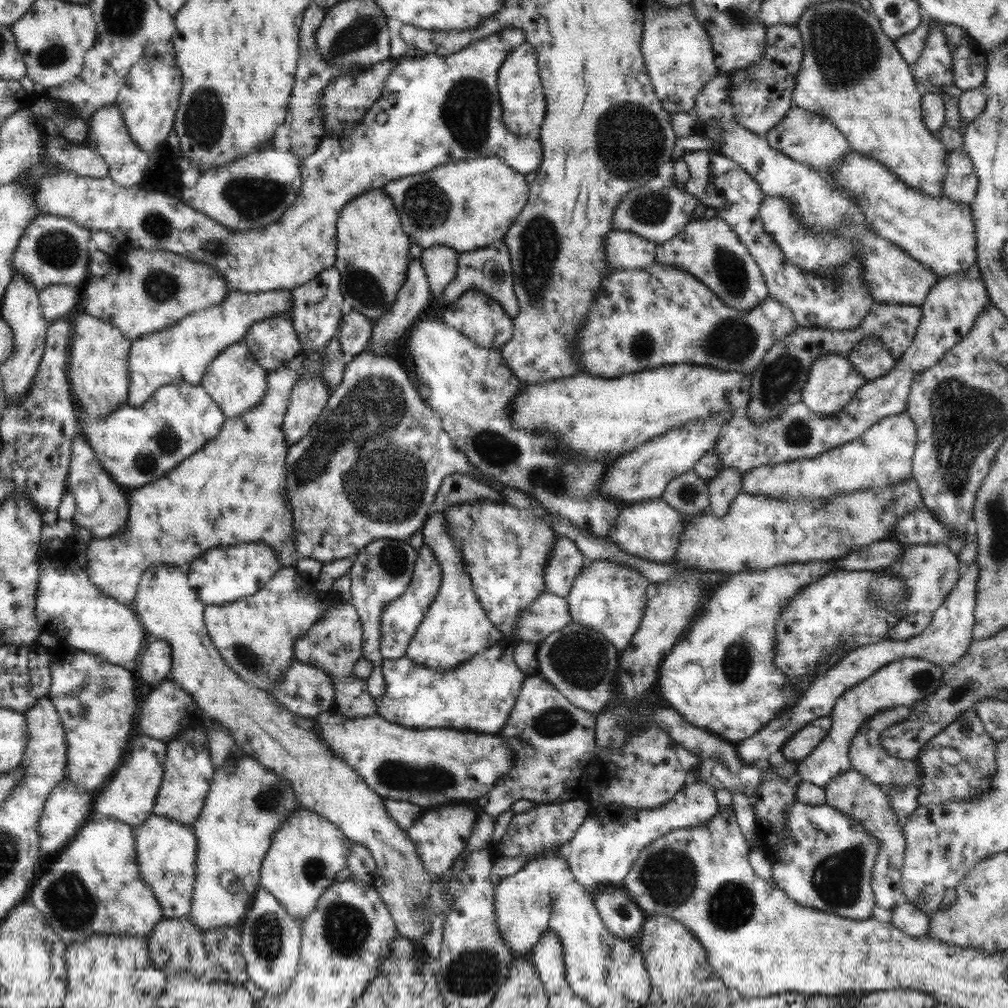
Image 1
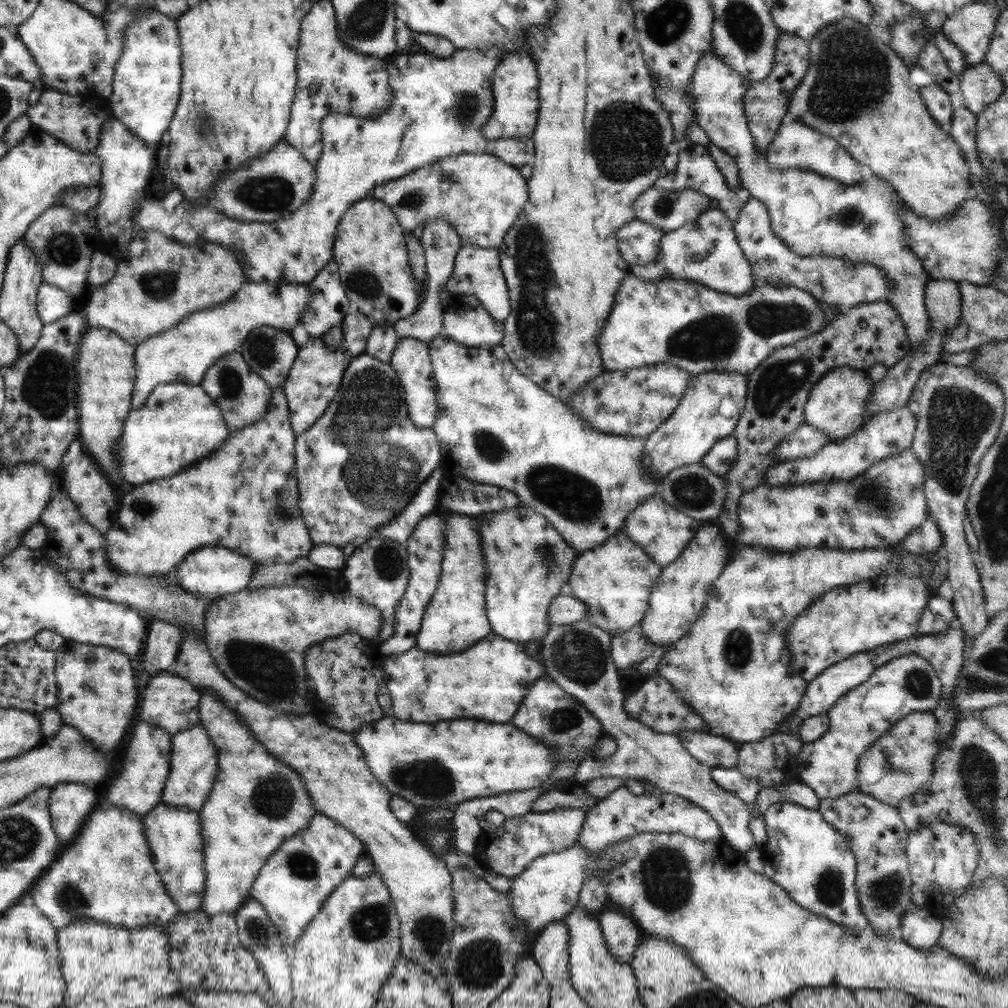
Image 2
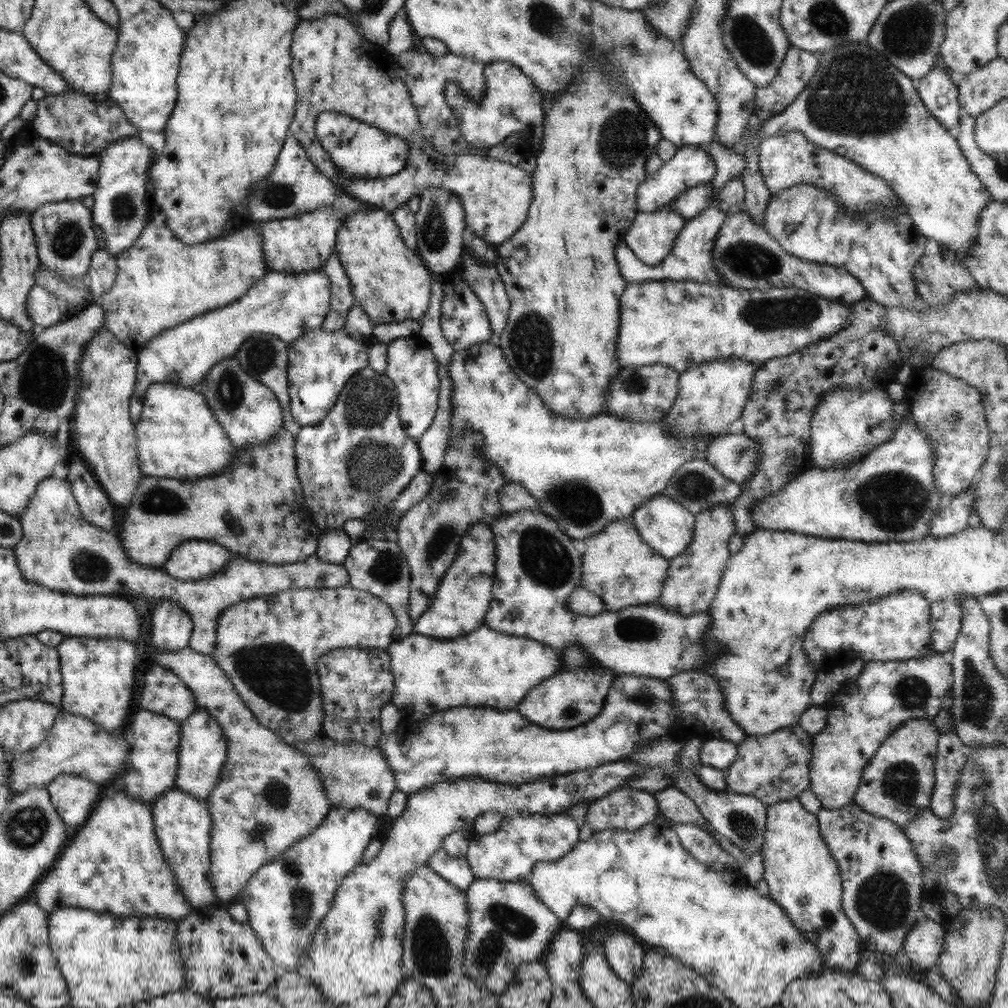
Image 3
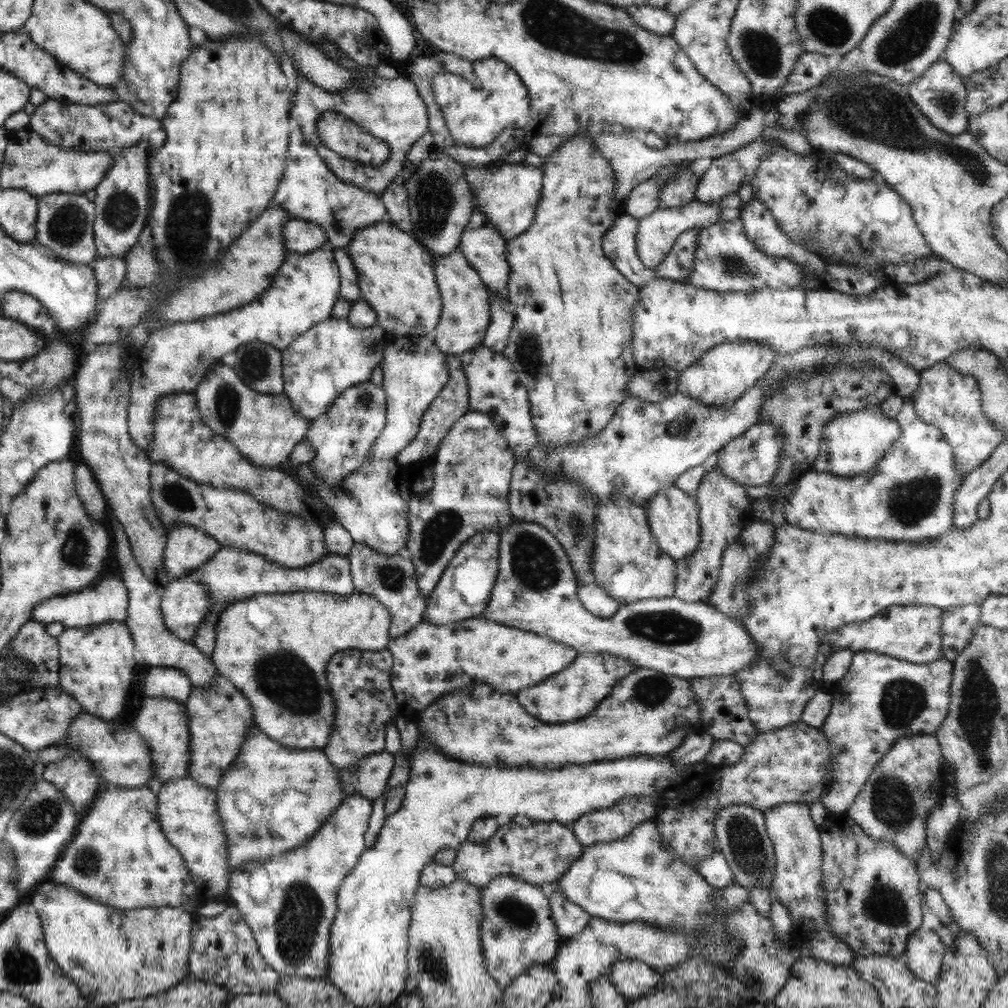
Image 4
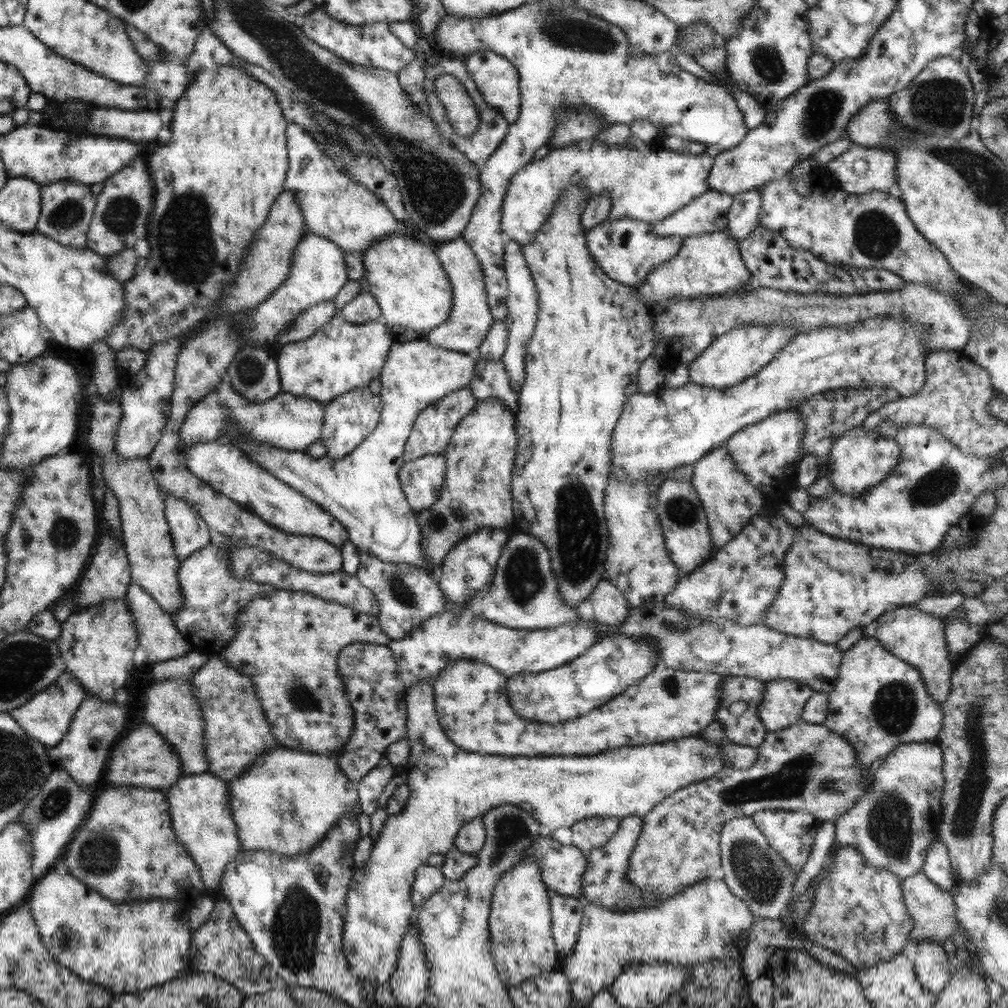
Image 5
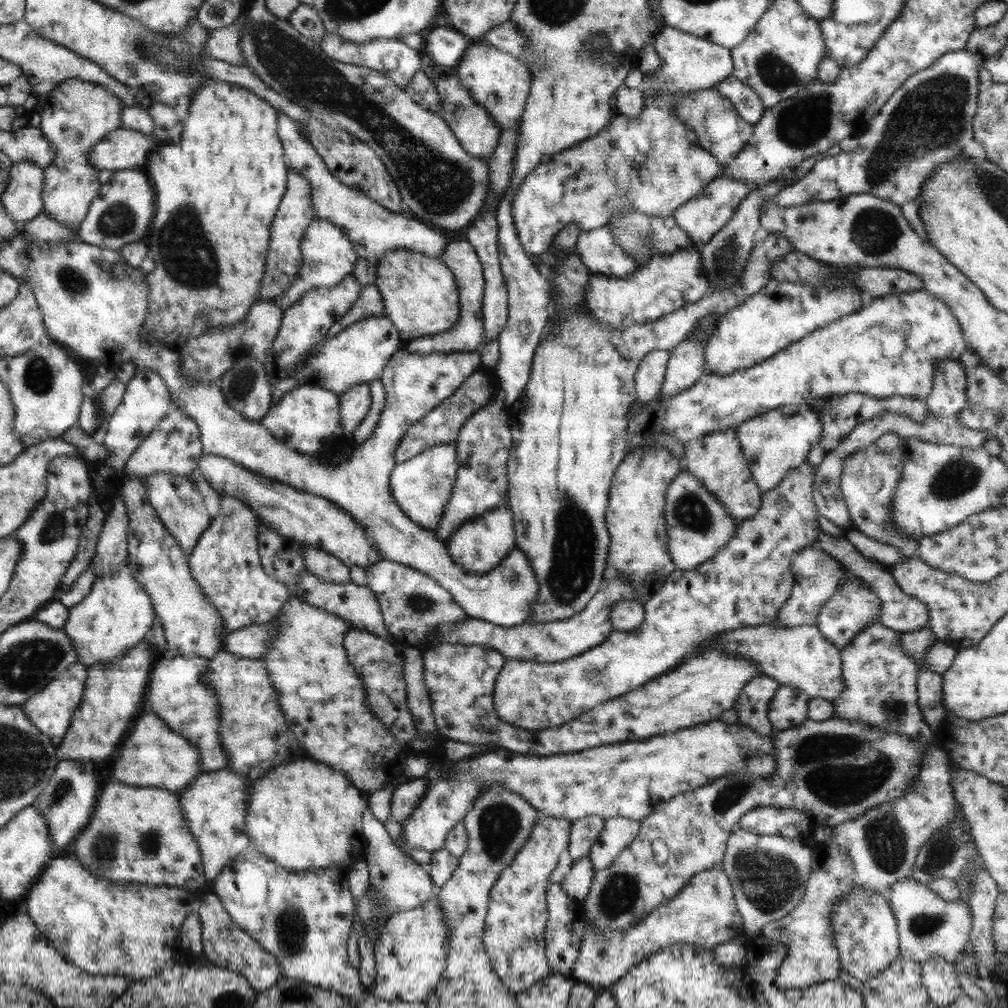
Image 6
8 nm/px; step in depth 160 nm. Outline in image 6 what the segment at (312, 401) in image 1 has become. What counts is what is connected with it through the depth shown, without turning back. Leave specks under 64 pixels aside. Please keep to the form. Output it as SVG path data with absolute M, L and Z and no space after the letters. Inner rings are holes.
M383 314L378 317L365 318L365 320L349 324L333 337L325 337L319 341L301 358L301 361L291 363L287 378L293 376L299 380L299 385L296 386L320 386L339 395L349 387L378 380L387 360L403 344L397 330Z

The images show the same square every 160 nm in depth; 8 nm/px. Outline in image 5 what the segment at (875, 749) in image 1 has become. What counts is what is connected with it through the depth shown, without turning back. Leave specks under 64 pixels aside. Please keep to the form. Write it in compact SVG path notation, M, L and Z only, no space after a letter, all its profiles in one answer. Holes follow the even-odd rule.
M934 741L899 742L889 754L874 765L871 784L855 804L835 821L834 845L853 847L871 866L892 872L901 879L921 870L929 842L942 810L942 752Z

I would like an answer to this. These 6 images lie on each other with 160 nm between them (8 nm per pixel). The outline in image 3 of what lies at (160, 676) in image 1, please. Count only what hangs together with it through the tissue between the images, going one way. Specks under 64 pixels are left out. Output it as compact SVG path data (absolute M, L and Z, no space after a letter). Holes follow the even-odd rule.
M163 602L149 609L152 652L163 653L188 646L192 624L190 616L179 605Z

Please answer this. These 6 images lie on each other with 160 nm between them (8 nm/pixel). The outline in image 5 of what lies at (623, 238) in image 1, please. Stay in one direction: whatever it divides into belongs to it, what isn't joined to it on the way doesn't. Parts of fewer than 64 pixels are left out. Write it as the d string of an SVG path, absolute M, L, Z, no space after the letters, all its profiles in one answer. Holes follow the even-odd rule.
M707 190L669 216L647 224L647 231L655 236L679 235L684 239L726 230L727 213L731 203L731 195Z

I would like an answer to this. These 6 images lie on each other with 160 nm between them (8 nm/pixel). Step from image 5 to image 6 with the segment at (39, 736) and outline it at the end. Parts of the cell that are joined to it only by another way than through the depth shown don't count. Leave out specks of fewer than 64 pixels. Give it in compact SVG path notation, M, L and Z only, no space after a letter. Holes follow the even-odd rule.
M80 661L74 662L65 670L57 673L54 679L51 679L42 689L39 689L39 692L35 692L23 704L20 704L19 708L42 735L57 742L65 734L70 723L70 716L81 703L85 679L86 666Z

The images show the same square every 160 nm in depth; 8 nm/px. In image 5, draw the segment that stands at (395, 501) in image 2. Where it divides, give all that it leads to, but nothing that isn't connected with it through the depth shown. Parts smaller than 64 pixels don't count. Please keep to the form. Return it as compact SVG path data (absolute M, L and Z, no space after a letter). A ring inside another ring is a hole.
M368 387L353 388L349 392L336 396L323 407L323 424L319 432L319 442L327 448L326 455L337 460L349 454L361 440L372 432L378 423L381 403L378 395Z

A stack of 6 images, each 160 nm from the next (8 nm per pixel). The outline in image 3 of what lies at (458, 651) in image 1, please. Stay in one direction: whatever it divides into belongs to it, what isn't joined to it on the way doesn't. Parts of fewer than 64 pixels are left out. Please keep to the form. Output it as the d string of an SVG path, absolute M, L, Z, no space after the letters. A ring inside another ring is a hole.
M472 524L461 537L455 558L437 585L431 604L412 624L412 632L446 641L483 625L482 620L492 597L495 561L493 535L489 526Z

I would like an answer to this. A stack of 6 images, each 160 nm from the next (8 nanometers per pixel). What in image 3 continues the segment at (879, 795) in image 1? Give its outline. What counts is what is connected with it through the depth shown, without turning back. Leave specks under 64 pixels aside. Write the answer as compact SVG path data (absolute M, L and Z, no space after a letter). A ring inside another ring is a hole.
M853 802L836 810L821 807L814 816L818 823L819 834L839 869L842 910L859 935L860 948L894 958L897 951L902 948L905 935L923 916L919 906L922 899L922 870L912 852L912 845L897 825L863 811Z

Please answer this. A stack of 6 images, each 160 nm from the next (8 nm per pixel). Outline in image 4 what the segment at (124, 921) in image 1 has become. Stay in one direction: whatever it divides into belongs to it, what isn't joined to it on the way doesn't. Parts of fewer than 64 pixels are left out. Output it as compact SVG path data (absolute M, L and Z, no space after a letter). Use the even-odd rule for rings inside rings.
M111 786L103 790L80 814L70 842L61 850L47 879L55 885L71 887L99 904L121 910L171 907L193 913L199 906L197 888L179 852L167 842L157 821L155 788Z

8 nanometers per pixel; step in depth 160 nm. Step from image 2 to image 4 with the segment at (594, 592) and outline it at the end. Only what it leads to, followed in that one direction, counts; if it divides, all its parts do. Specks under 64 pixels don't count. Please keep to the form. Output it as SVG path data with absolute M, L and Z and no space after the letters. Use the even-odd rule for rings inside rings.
M603 501L594 512L594 547L590 556L591 573L604 591L616 601L629 604L636 600L671 597L675 583L675 562L669 558L651 536L643 506L622 506Z

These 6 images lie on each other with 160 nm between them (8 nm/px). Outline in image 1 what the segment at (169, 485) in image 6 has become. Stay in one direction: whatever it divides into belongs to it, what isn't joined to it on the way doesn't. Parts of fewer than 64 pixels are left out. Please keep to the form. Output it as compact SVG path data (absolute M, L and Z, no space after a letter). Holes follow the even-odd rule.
M247 542L210 548L194 558L184 571L189 588L204 605L220 605L255 594L281 567L270 546L262 542Z

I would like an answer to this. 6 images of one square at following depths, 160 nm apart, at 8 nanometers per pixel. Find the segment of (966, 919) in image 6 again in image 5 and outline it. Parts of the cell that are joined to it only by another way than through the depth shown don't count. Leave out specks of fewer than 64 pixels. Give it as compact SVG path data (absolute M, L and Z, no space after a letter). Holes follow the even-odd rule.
M921 871L908 876L907 878L900 880L900 889L902 892L903 904L907 910L907 915L911 917L913 921L913 928L909 931L908 942L911 942L913 946L917 946L922 942L934 942L942 946L944 940L947 940L956 930L960 929L957 920L955 920L955 904L953 904L952 896L948 891L941 890L938 886L935 886Z

